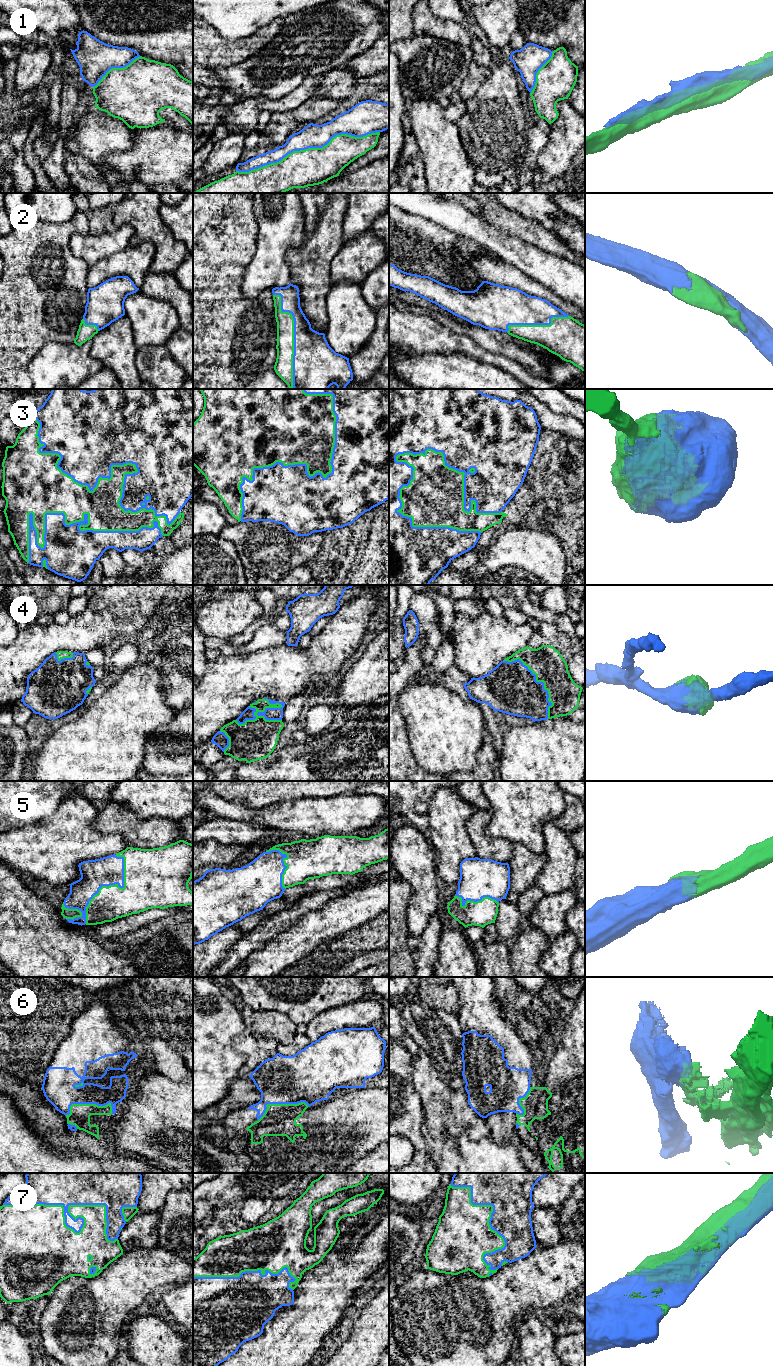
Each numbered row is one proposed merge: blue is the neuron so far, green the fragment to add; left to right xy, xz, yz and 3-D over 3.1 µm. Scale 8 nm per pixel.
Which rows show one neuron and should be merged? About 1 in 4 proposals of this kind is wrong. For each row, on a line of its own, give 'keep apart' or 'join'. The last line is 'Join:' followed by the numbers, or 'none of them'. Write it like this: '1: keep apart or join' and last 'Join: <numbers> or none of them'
1: keep apart
2: join
3: join
4: join
5: join
6: keep apart
7: join
Join: 2, 3, 4, 5, 7

